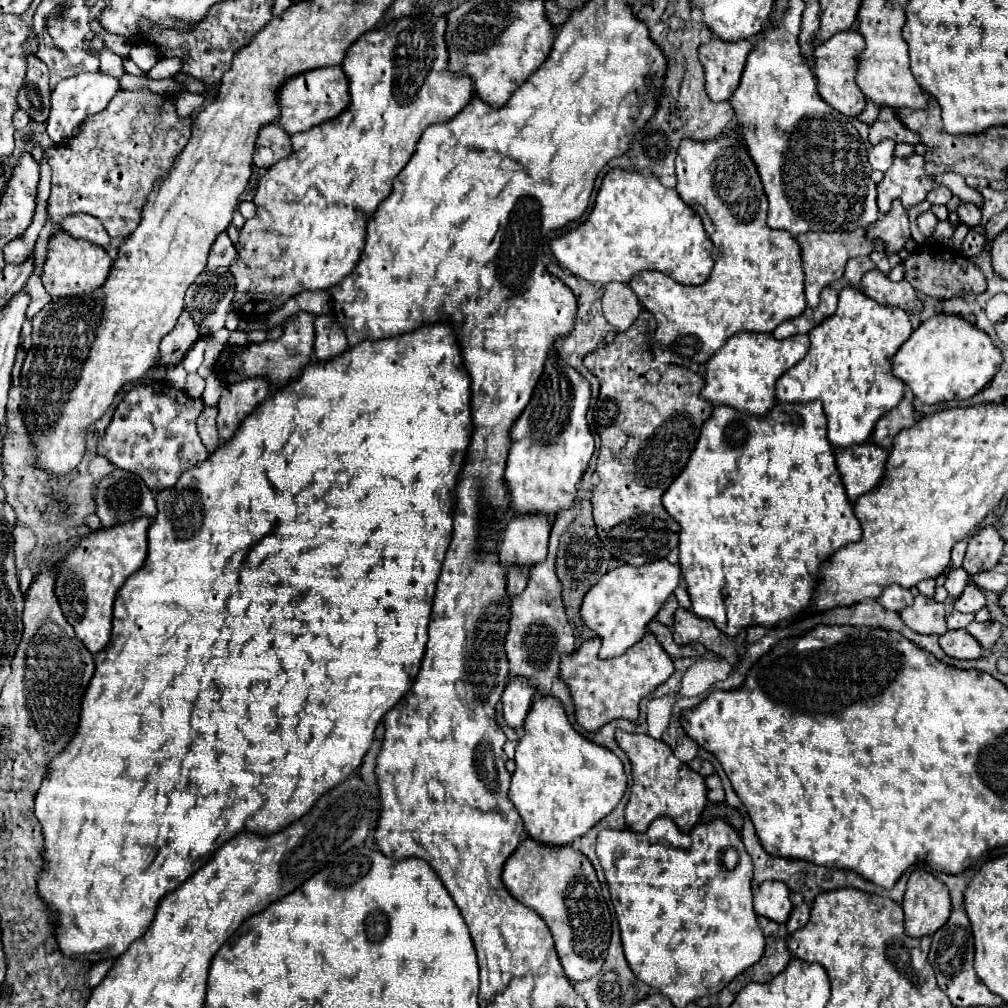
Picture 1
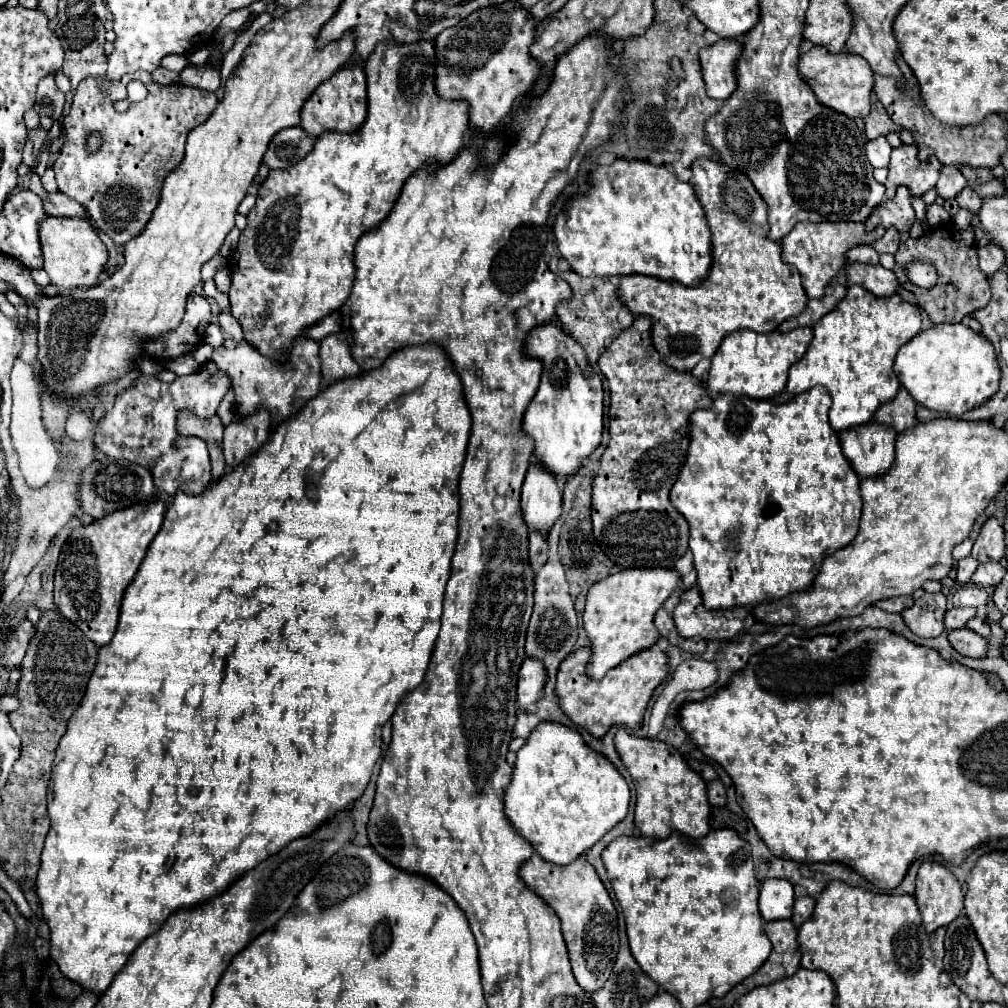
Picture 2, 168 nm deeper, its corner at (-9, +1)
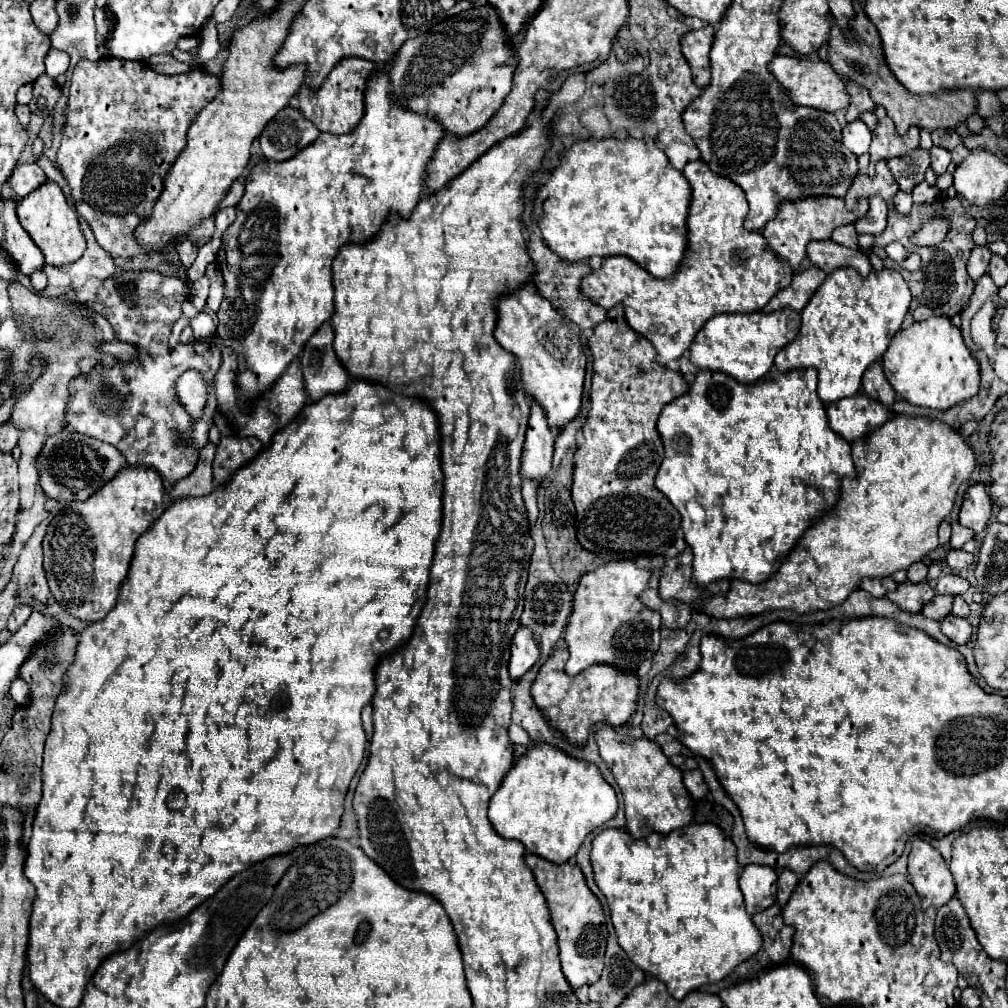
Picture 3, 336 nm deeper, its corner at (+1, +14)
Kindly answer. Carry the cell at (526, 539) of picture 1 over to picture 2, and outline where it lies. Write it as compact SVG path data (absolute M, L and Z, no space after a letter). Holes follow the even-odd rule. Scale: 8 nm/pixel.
M530 463L522 485L522 511L526 525L540 531L548 531L562 513L562 491L558 487L558 479L554 479L554 475L546 475L546 471L542 471L542 467L534 467L534 463Z

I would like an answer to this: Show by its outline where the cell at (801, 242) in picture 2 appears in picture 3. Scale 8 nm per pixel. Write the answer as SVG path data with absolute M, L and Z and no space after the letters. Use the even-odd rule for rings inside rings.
M806 198L802 202L784 202L780 214L764 226L764 238L770 248L790 264L794 272L798 272L800 262L806 258L806 246L810 240L826 240L830 238L832 230L844 224L854 224L854 214L846 208L844 200L836 198Z

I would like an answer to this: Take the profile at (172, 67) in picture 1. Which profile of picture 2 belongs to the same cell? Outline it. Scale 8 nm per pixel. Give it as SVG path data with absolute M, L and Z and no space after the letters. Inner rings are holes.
M200 47L192 55L188 55L188 65L204 65L208 61L208 55L212 53L212 47Z

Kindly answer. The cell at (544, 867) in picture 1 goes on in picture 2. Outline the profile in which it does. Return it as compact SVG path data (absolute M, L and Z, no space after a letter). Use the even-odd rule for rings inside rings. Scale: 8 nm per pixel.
M534 855L520 869L520 877L560 917L564 941L568 945L568 955L572 963L572 973L578 985L588 993L602 989L606 979L610 977L614 959L618 955L618 917L612 899L604 889L594 867L590 867L586 859L576 859L566 867L558 867Z

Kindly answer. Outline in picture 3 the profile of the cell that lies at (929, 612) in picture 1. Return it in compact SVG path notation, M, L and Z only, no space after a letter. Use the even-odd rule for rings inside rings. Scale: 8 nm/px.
M906 580L906 582L898 584L896 592L888 594L888 600L894 602L900 610L904 610L908 614L918 614L918 612L922 612L924 604L928 604L934 598L934 594L936 592L932 590L932 586L926 580L918 582L918 584Z

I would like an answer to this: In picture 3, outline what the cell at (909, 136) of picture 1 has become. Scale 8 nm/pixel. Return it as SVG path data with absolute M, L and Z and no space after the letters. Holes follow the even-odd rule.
M848 82L846 88L848 88L848 94L852 98L850 106L846 110L846 122L858 120L862 112L874 112L876 104L872 102L872 98L870 98L870 94L868 94L868 90L864 86L860 86L856 82Z

